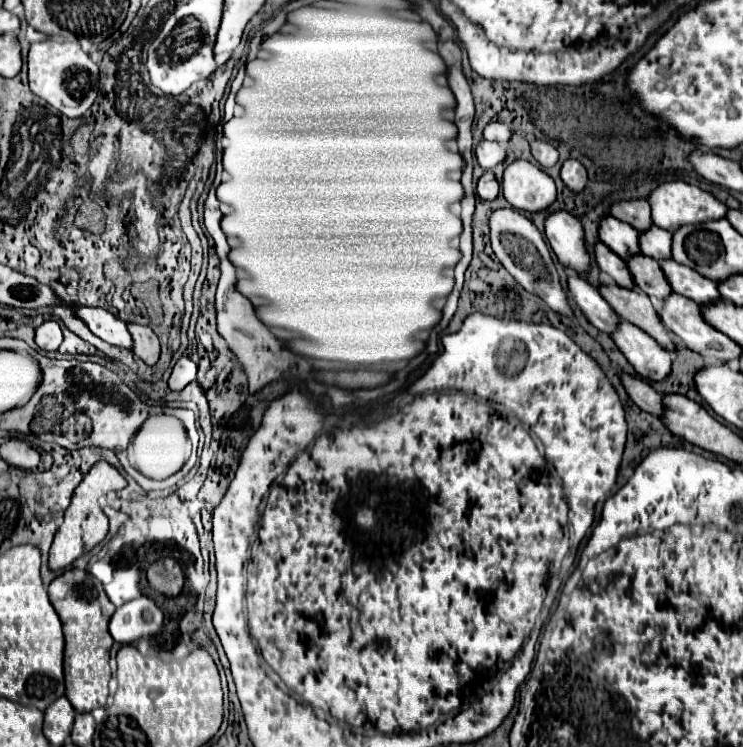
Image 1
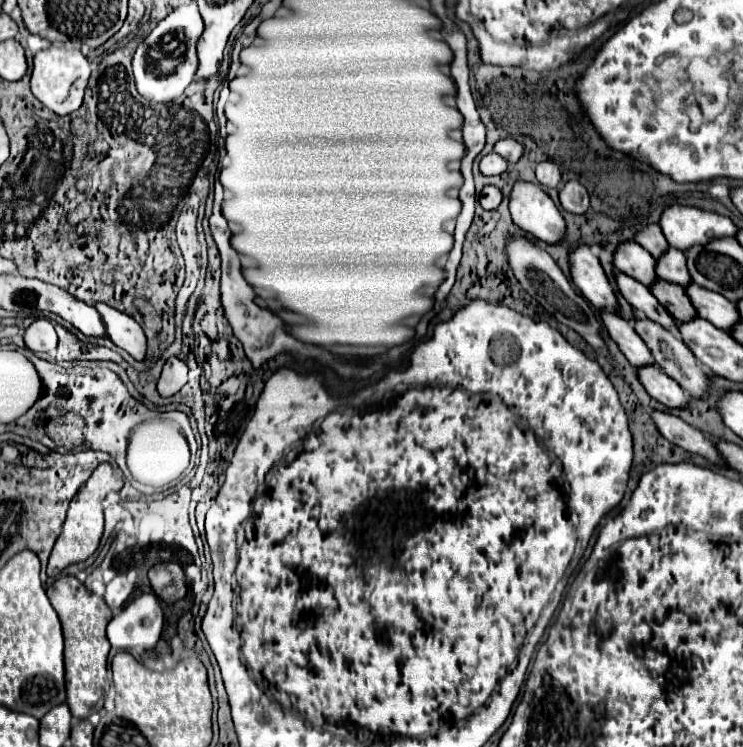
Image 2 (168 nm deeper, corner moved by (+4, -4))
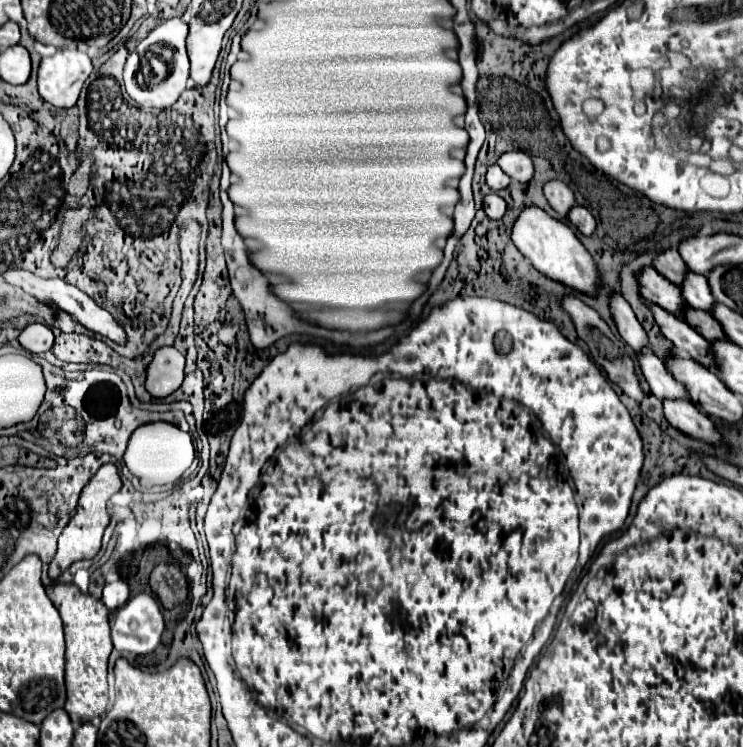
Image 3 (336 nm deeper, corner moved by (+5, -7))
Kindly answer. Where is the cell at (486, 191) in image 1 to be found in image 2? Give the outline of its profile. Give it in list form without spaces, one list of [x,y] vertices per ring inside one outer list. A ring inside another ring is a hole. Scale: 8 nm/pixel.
[[[489,185],[489,187],[485,187],[485,189],[481,191],[479,203],[481,203],[483,209],[489,209],[489,211],[491,211],[491,209],[497,209],[497,207],[499,207],[501,199],[503,199],[503,193],[501,193],[497,187]]]

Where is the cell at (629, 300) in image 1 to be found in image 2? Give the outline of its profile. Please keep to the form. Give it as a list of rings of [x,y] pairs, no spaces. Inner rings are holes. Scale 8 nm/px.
[[[637,319],[635,323],[635,331],[641,335],[641,339],[647,343],[647,347],[651,349],[653,357],[655,357],[655,363],[659,365],[659,369],[663,373],[667,373],[671,379],[675,379],[683,391],[687,391],[691,397],[695,399],[705,399],[707,397],[707,389],[709,389],[709,375],[697,365],[695,361],[695,355],[691,353],[691,349],[677,337],[673,335],[671,331],[663,329],[661,325],[655,325],[653,321],[643,321],[643,319]]]

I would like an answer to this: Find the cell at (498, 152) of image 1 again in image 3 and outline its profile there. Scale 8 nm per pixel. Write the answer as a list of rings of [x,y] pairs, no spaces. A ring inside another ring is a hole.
[[[492,164],[492,166],[488,166],[486,182],[492,190],[502,190],[510,184],[510,176],[506,176],[506,172],[502,172],[502,168],[498,164]]]

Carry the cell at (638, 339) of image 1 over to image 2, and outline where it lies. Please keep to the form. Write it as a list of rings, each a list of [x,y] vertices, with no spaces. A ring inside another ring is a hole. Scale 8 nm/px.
[[[655,365],[653,367],[643,367],[639,369],[639,379],[643,383],[643,387],[647,389],[647,393],[663,403],[669,409],[687,409],[689,407],[689,395],[683,393],[683,389],[667,375],[663,375],[663,371],[659,371]]]

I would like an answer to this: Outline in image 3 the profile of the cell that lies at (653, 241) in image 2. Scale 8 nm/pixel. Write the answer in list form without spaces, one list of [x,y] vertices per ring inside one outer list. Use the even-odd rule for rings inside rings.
[[[668,248],[668,250],[660,252],[660,254],[656,254],[654,260],[652,260],[652,266],[654,266],[664,278],[668,278],[668,280],[674,282],[674,284],[678,284],[678,280],[682,280],[682,272],[686,270],[686,264],[684,264],[684,260],[680,258],[680,254],[678,254],[676,248]]]

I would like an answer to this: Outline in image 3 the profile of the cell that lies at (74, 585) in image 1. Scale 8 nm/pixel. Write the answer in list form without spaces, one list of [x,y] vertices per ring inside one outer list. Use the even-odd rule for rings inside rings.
[[[50,584],[46,586],[46,594],[56,604],[64,622],[65,684],[68,690],[64,710],[78,726],[90,722],[94,716],[102,716],[108,704],[108,656],[112,652],[108,608],[100,600],[94,600],[90,594],[84,594],[74,584]]]

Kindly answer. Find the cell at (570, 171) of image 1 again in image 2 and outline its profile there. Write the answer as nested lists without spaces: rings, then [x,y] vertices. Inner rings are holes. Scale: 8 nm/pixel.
[[[579,181],[565,183],[565,187],[559,191],[559,199],[561,199],[563,209],[569,213],[583,215],[589,209],[589,195]]]

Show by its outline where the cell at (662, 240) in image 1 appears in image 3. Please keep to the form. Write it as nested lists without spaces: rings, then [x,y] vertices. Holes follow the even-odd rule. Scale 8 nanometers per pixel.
[[[688,270],[680,284],[680,292],[684,300],[698,310],[708,310],[714,306],[714,298],[710,296],[710,286],[706,284],[706,276]]]

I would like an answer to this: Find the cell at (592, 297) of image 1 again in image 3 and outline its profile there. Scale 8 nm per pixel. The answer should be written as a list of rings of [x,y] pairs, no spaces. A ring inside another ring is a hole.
[[[642,348],[638,352],[638,364],[640,370],[646,378],[646,382],[650,384],[650,390],[654,396],[658,396],[660,400],[664,398],[686,398],[686,390],[666,372],[664,362],[650,350],[650,348]]]

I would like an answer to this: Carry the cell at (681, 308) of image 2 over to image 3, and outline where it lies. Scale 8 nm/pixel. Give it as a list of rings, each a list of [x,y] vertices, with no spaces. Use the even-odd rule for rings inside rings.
[[[684,306],[684,320],[686,320],[698,334],[702,334],[708,342],[718,340],[718,338],[726,338],[724,332],[722,332],[722,326],[710,316],[710,312],[694,310],[692,306]]]

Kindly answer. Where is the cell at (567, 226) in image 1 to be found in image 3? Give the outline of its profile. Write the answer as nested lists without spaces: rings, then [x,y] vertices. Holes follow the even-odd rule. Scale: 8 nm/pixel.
[[[620,292],[610,294],[610,314],[614,318],[614,324],[618,328],[618,334],[622,340],[632,346],[634,350],[640,350],[642,346],[648,346],[648,338],[640,322],[636,320],[630,304],[622,298]]]

